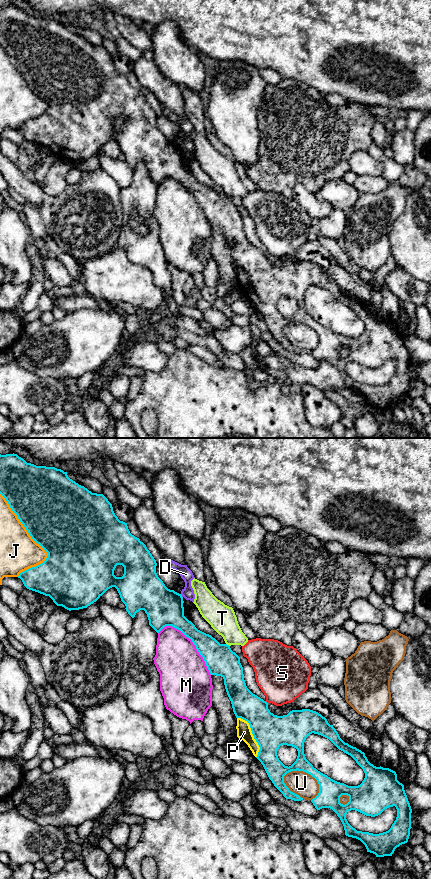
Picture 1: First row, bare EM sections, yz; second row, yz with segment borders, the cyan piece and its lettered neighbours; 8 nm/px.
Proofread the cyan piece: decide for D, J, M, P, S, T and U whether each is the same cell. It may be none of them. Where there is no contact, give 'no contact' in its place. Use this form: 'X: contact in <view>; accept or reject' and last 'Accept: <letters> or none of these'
D: contact in yz; reject
J: contact in yz; reject
M: contact in yz; reject
P: contact in yz; accept
S: contact in yz; reject
T: contact in yz; reject
U: contact in yz; reject
Accept: P

